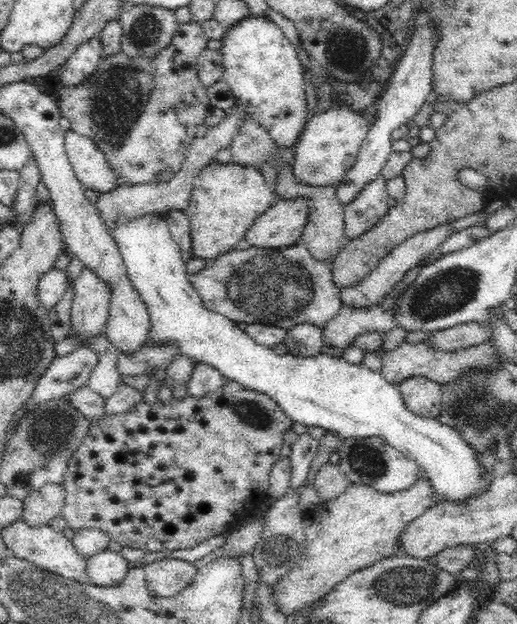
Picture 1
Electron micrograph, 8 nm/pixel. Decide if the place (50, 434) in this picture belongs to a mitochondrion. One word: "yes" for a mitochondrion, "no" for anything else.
yes

